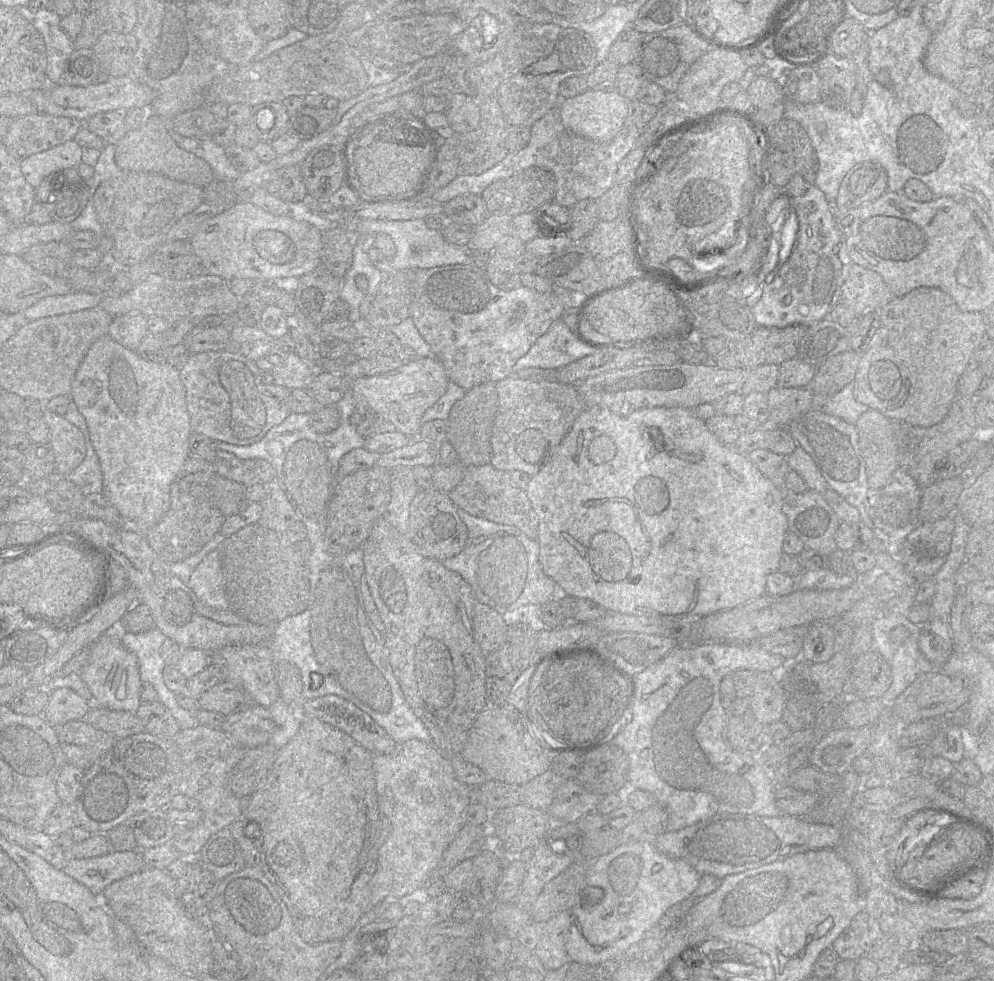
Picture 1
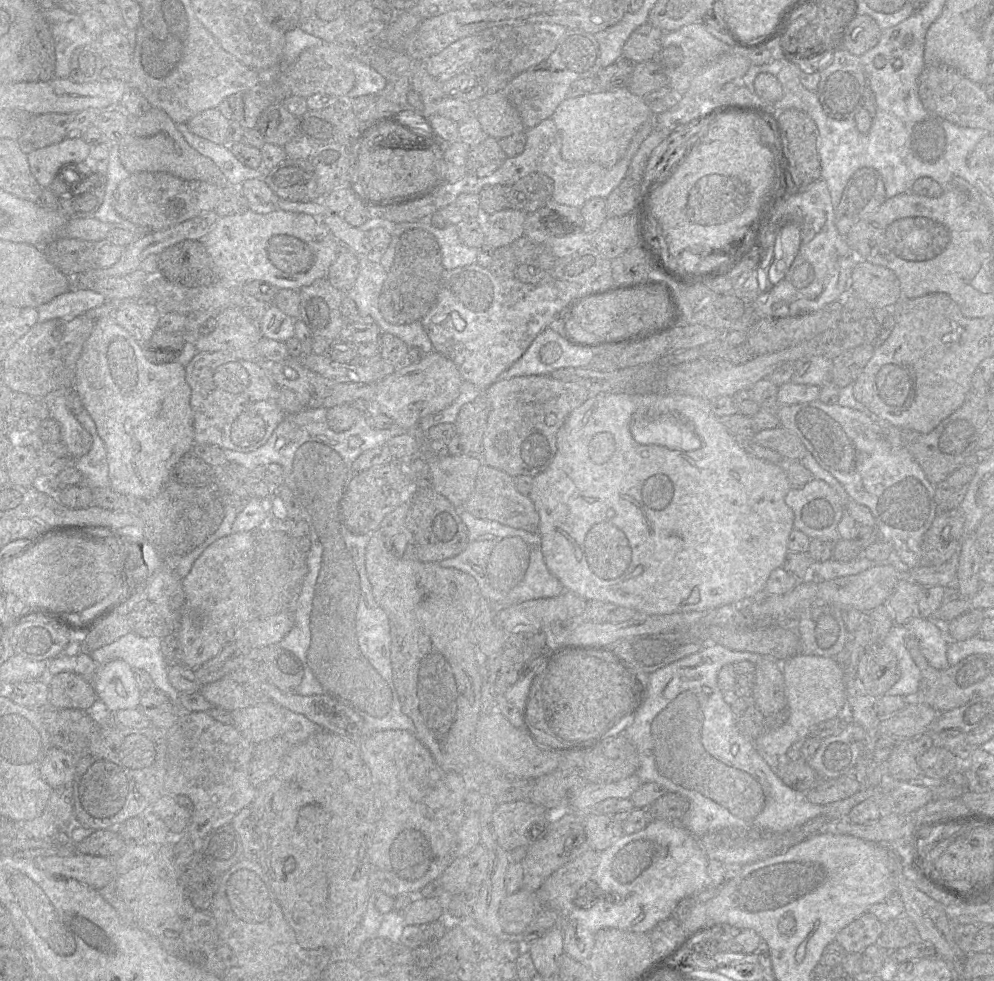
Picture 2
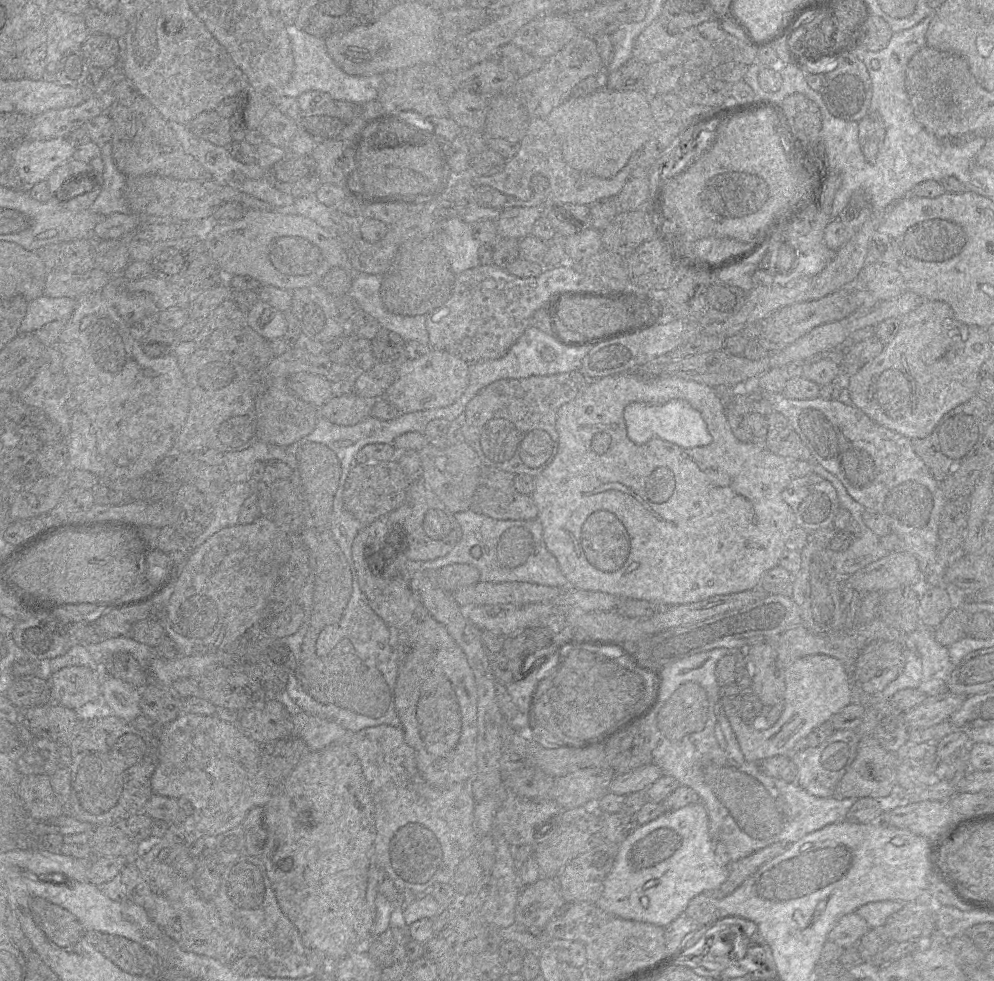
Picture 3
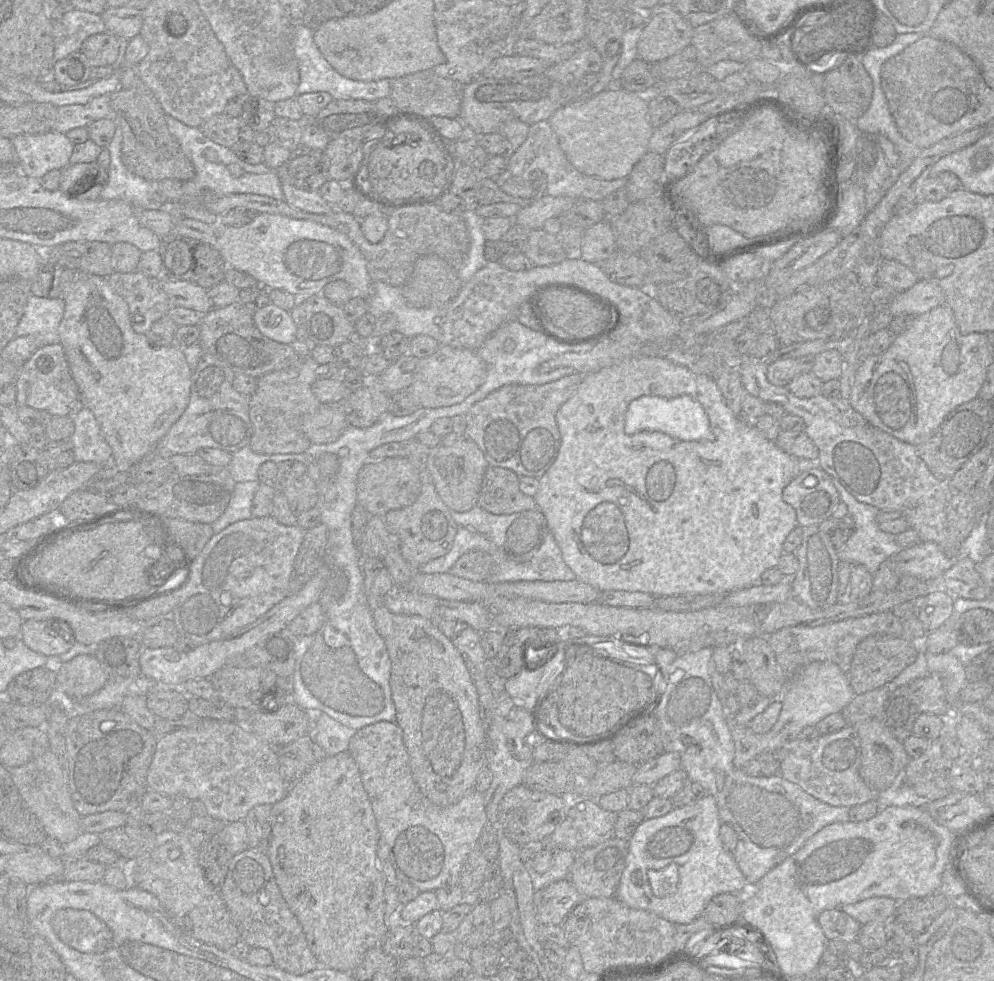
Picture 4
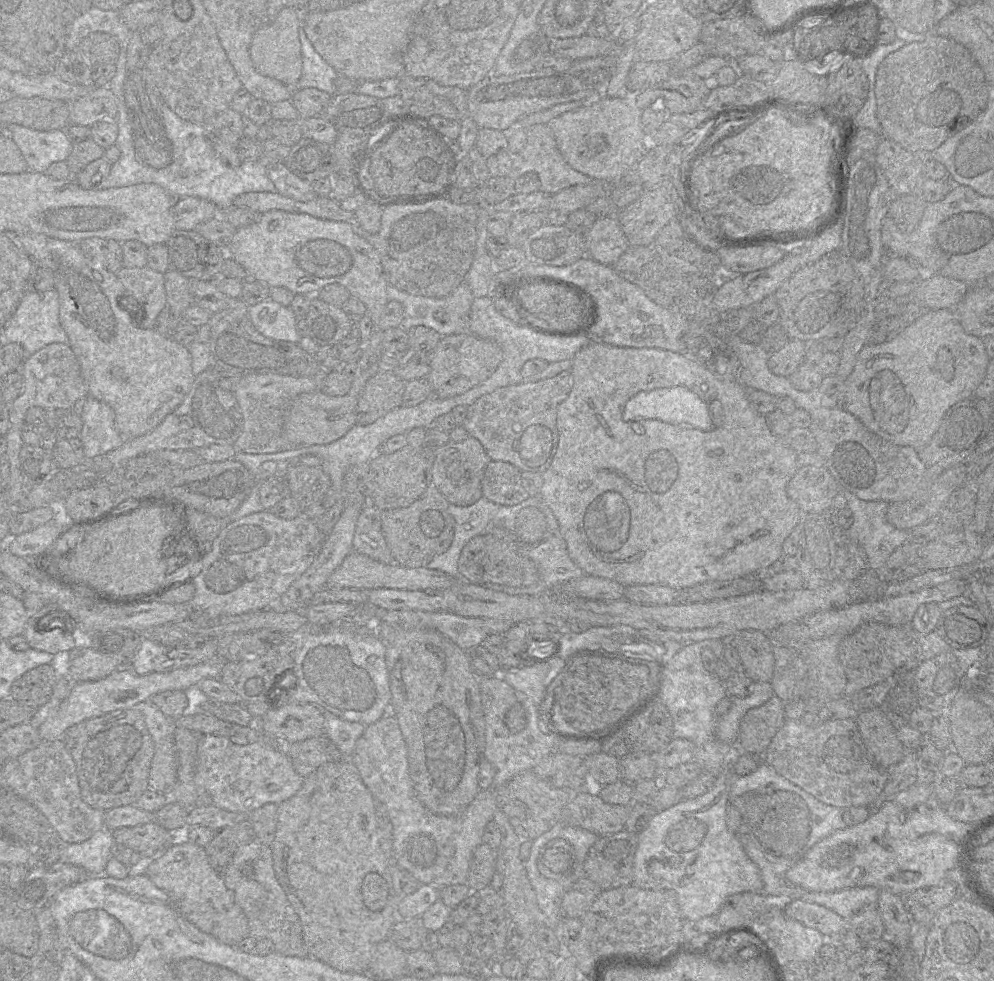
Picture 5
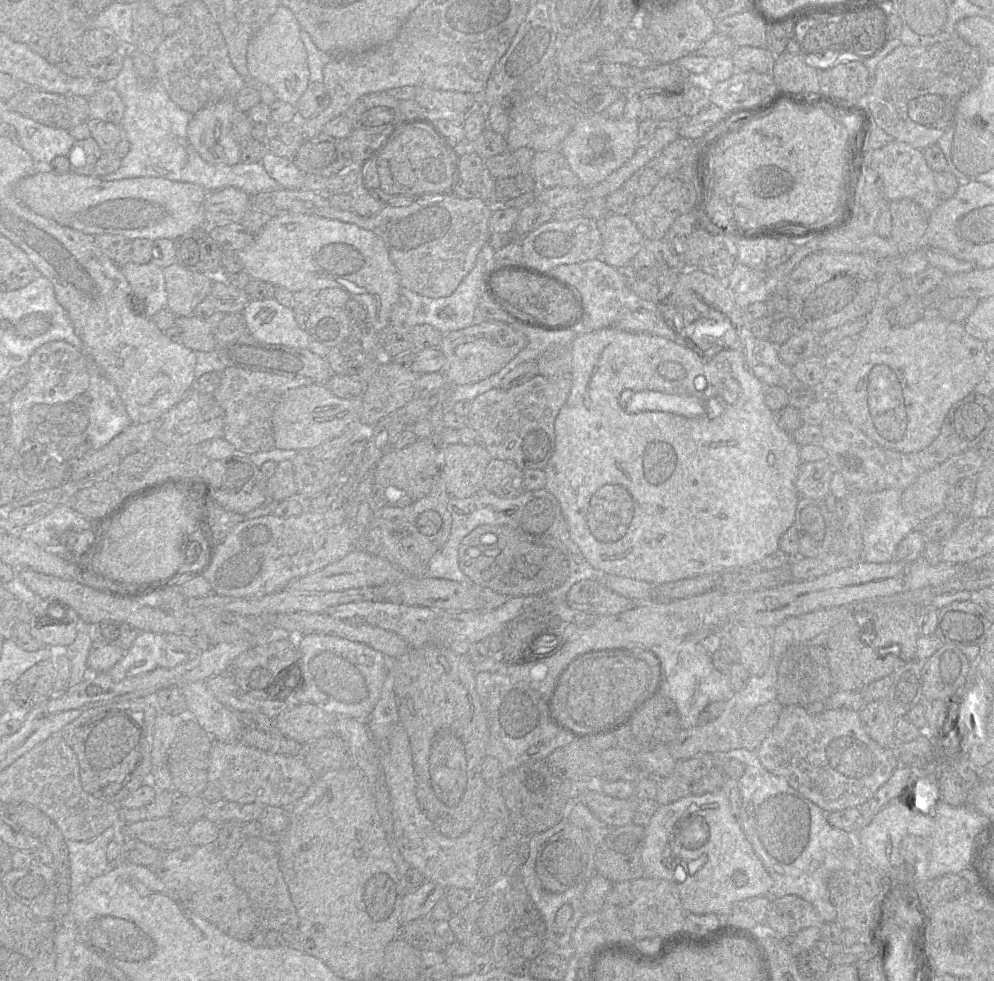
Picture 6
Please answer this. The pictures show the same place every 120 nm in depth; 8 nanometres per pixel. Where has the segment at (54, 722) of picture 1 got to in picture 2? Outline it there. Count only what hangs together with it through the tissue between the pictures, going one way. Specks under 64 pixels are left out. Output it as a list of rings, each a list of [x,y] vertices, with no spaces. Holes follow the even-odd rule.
[[[60,673],[48,680],[48,707],[86,711],[98,698],[89,679],[74,673]]]

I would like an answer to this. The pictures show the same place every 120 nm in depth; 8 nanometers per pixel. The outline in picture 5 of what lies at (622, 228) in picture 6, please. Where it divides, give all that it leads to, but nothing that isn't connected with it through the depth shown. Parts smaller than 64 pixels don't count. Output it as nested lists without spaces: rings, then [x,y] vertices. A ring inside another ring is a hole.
[[[616,217],[597,219],[586,234],[587,255],[606,266],[613,266],[628,248]]]

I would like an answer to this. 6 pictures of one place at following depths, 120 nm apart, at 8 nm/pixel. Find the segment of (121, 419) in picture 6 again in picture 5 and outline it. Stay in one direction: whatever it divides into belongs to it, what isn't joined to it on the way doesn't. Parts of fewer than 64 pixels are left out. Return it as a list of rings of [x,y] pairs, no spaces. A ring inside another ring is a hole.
[[[88,395],[81,418],[83,428],[79,438],[87,460],[113,451],[125,442],[115,427],[114,411],[106,403]]]

